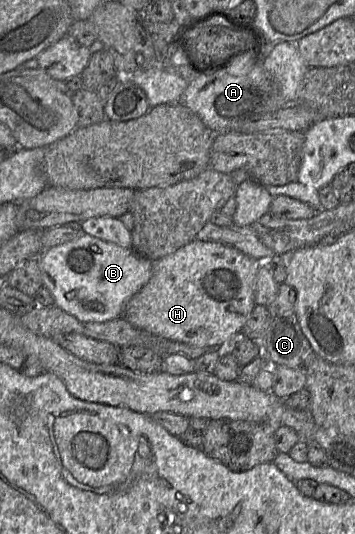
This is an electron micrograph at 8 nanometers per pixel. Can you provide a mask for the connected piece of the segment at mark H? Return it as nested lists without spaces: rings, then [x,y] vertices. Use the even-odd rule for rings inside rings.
[[[196,239],[179,248],[174,253],[152,262],[153,272],[150,280],[128,300],[125,305],[122,317],[135,328],[144,330],[148,333],[171,341],[181,342],[196,347],[225,347],[224,350],[226,350],[226,346],[232,337],[239,332],[242,332],[243,326],[250,317],[250,314],[256,305],[254,300],[255,281],[258,270],[263,262],[255,260],[231,246],[216,242],[203,242]]]

